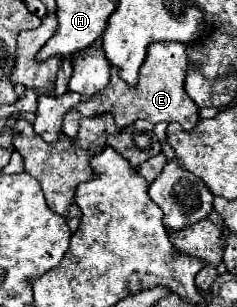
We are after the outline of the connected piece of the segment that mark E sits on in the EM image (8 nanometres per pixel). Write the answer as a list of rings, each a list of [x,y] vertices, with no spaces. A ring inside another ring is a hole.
[[[161,41],[157,45],[149,45],[145,65],[139,71],[139,85],[129,87],[117,75],[117,67],[111,67],[111,83],[97,97],[91,97],[89,101],[75,105],[65,115],[63,133],[73,139],[77,135],[81,119],[97,117],[97,115],[103,115],[103,113],[113,113],[115,123],[119,127],[127,127],[127,125],[135,123],[137,119],[145,119],[153,125],[177,121],[185,131],[191,131],[193,125],[197,125],[197,121],[199,121],[199,109],[195,107],[195,103],[189,99],[189,95],[185,91],[187,65],[189,65],[189,61],[187,61],[187,55],[185,55],[185,45],[167,43],[167,41]]]

